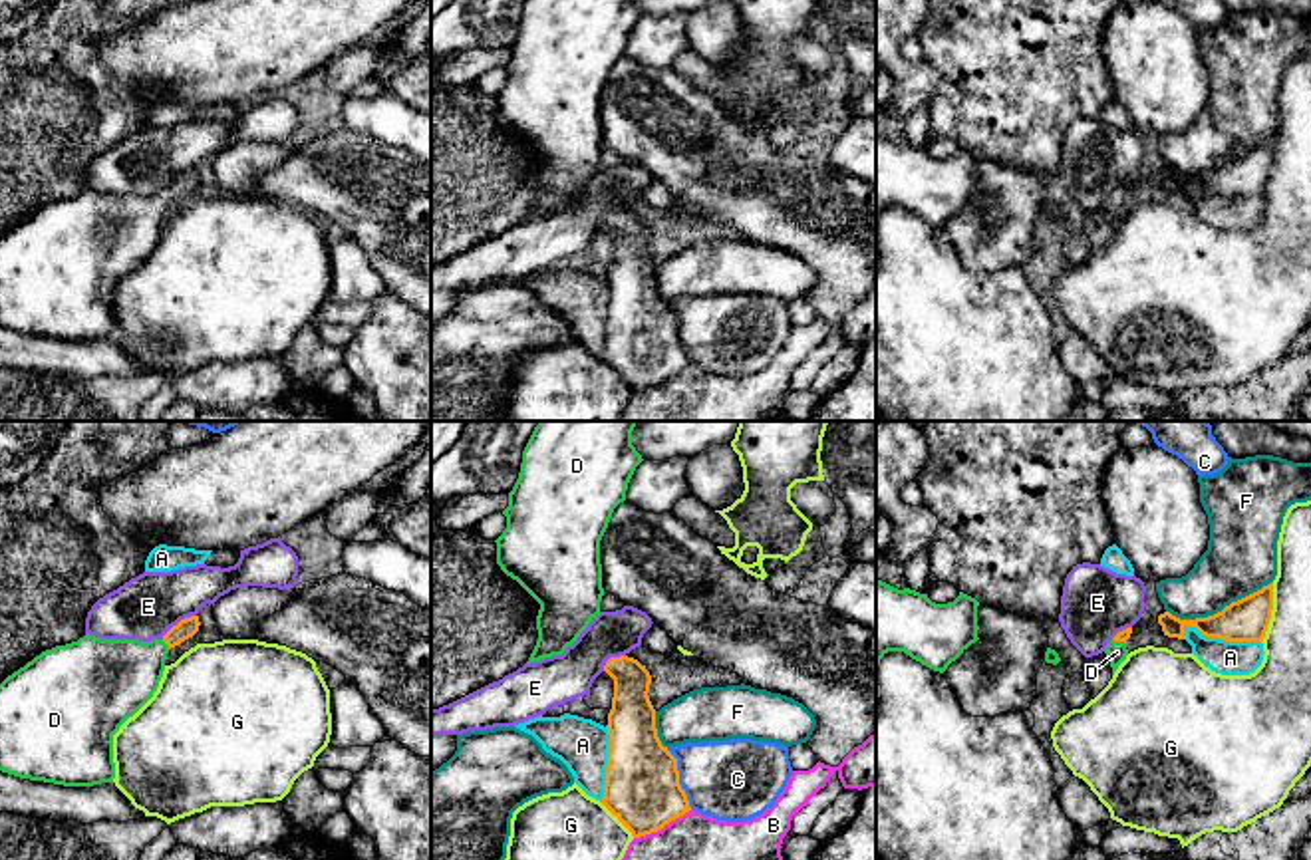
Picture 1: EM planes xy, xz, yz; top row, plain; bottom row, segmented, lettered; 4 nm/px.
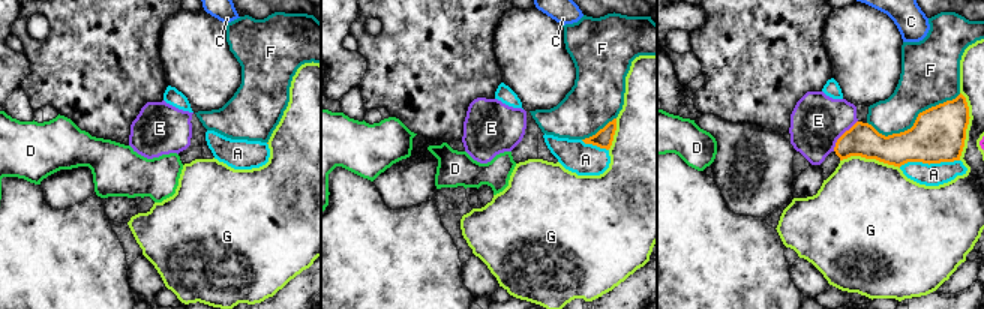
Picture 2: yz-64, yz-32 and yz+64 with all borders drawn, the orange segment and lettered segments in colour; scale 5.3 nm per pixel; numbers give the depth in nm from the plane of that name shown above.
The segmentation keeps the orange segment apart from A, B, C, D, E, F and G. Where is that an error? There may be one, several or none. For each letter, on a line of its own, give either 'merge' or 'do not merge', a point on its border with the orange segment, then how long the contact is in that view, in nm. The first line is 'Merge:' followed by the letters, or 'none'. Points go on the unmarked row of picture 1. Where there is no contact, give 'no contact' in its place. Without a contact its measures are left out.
Merge: D
A: do not merge; contact yz (1222, 193); length 320 nm
B: do not merge; contact xz (662, 382); length 260 nm
C: do not merge; contact xz (678, 332); length 260 nm
D: merge; contact xy (165, 197); length 50 nm
E: do not merge; contact xy (179, 177); length 170 nm
F: do not merge; contact yz (1218, 167); length 460 nm
G: do not merge; contact yz (1270, 167); length 260 nm

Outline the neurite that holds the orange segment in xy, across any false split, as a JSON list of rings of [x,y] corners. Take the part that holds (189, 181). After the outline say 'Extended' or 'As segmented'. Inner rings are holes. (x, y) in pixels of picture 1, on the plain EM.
[[[191,171],[151,197],[85,189],[8,230],[0,238],[0,326],[64,342],[113,338],[113,290],[157,246],[169,205],[193,193],[199,181],[199,171]]]. Extended

